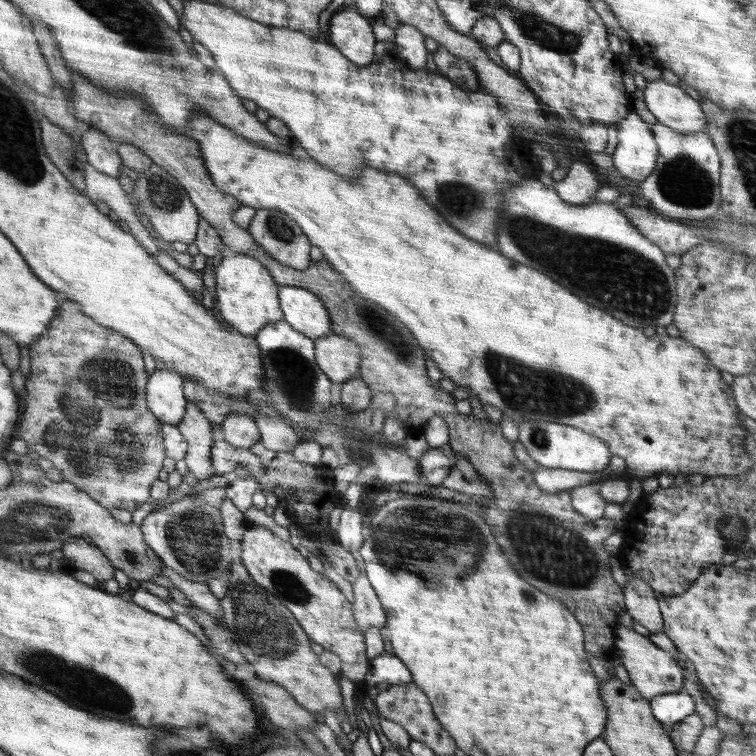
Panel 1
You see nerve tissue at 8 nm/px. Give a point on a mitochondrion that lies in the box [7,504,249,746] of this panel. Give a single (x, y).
(94, 690)

